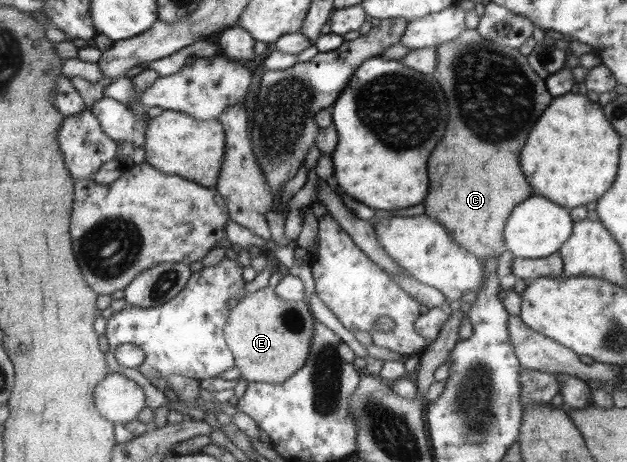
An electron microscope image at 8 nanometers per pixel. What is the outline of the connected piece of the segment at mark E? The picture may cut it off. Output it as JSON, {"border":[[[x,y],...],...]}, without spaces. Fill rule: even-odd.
{"border":[[[270,286],[261,288],[254,293],[247,292],[240,300],[236,301],[225,327],[225,338],[229,348],[233,351],[235,365],[239,368],[241,378],[248,382],[281,385],[306,364],[313,336],[313,315],[311,315],[310,307],[307,307],[307,304],[306,300],[285,301]]]}

